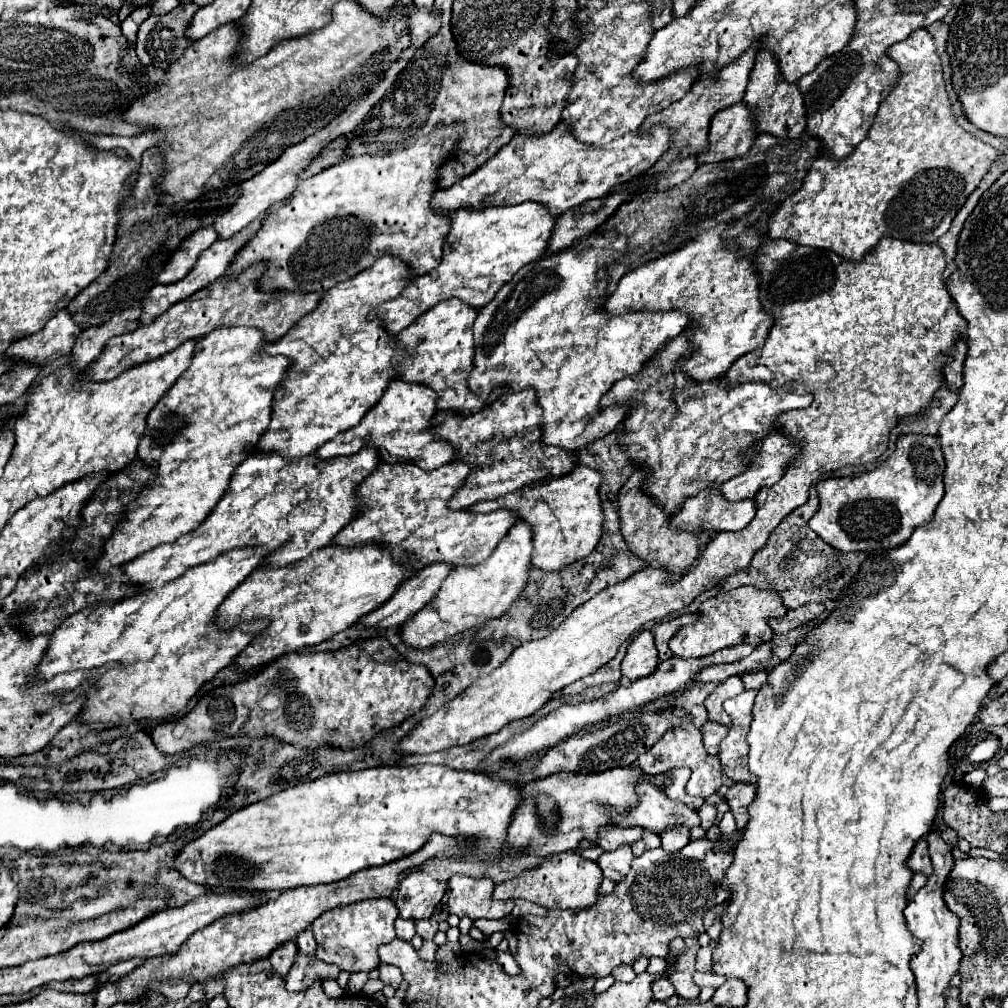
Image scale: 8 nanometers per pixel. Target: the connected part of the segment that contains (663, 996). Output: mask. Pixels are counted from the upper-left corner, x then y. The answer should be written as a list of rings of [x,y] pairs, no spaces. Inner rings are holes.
[[[661,978],[661,980],[653,982],[653,994],[655,994],[657,1000],[665,1002],[675,994],[675,990],[673,990],[673,986],[671,986],[671,982],[667,978]]]

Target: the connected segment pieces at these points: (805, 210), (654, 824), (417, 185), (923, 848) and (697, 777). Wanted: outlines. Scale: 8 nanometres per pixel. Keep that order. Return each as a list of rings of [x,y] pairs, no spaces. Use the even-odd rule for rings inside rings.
[[[923,28],[915,30],[909,38],[889,48],[889,58],[899,66],[899,80],[879,104],[867,138],[851,152],[849,158],[841,162],[821,156],[811,164],[801,190],[785,198],[779,210],[771,216],[767,232],[771,240],[785,238],[799,246],[831,250],[849,262],[863,258],[883,236],[935,244],[949,230],[951,220],[965,204],[967,196],[979,186],[981,178],[993,164],[997,150],[981,140],[975,140],[973,134],[965,132],[955,122],[943,84],[941,60],[935,54],[933,36]]]
[[[639,784],[637,794],[639,794],[639,804],[629,814],[625,816],[609,814],[617,822],[617,826],[621,828],[641,826],[645,830],[661,834],[663,830],[677,826],[677,824],[685,824],[693,828],[693,826],[699,826],[701,822],[695,810],[687,808],[681,802],[669,800],[659,788],[651,784]]]
[[[439,126],[431,134],[419,138],[411,148],[393,152],[387,156],[357,156],[323,170],[321,174],[303,180],[289,196],[289,204],[271,212],[271,218],[263,222],[263,230],[243,246],[239,258],[231,262],[229,276],[235,278],[251,264],[265,264],[265,272],[259,278],[263,292],[325,292],[331,286],[359,274],[369,268],[379,256],[399,256],[409,268],[411,278],[427,274],[441,262],[441,250],[449,234],[451,222],[445,214],[431,212],[429,202],[437,190],[435,172],[443,160],[449,158],[451,148],[463,134],[459,126]]]
[[[919,840],[907,866],[913,870],[913,872],[923,872],[925,876],[931,876],[933,874],[933,866],[931,866],[931,860],[929,860],[929,852],[927,852],[927,842],[925,840]]]
[[[685,722],[683,726],[671,728],[663,734],[663,738],[647,752],[643,754],[637,764],[643,768],[645,774],[663,774],[669,772],[673,768],[689,768],[691,770],[691,778],[685,786],[685,792],[689,796],[699,796],[699,798],[707,798],[711,794],[717,794],[723,780],[721,780],[721,764],[717,756],[709,756],[703,748],[703,740],[701,740],[701,730],[695,728],[691,722]]]

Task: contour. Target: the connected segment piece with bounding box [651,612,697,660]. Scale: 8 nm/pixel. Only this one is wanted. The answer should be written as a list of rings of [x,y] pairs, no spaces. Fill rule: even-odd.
[[[687,612],[683,616],[677,616],[673,620],[667,620],[667,622],[659,622],[651,628],[651,634],[655,636],[655,646],[659,650],[659,658],[661,660],[667,660],[669,658],[669,640],[673,638],[673,634],[681,628],[681,626],[687,626],[691,622],[695,622],[697,616]]]

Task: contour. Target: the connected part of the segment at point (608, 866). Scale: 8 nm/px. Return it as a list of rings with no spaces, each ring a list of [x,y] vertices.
[[[621,846],[613,852],[603,852],[597,860],[597,866],[603,870],[605,878],[619,882],[631,870],[631,860],[633,860],[631,846]]]

